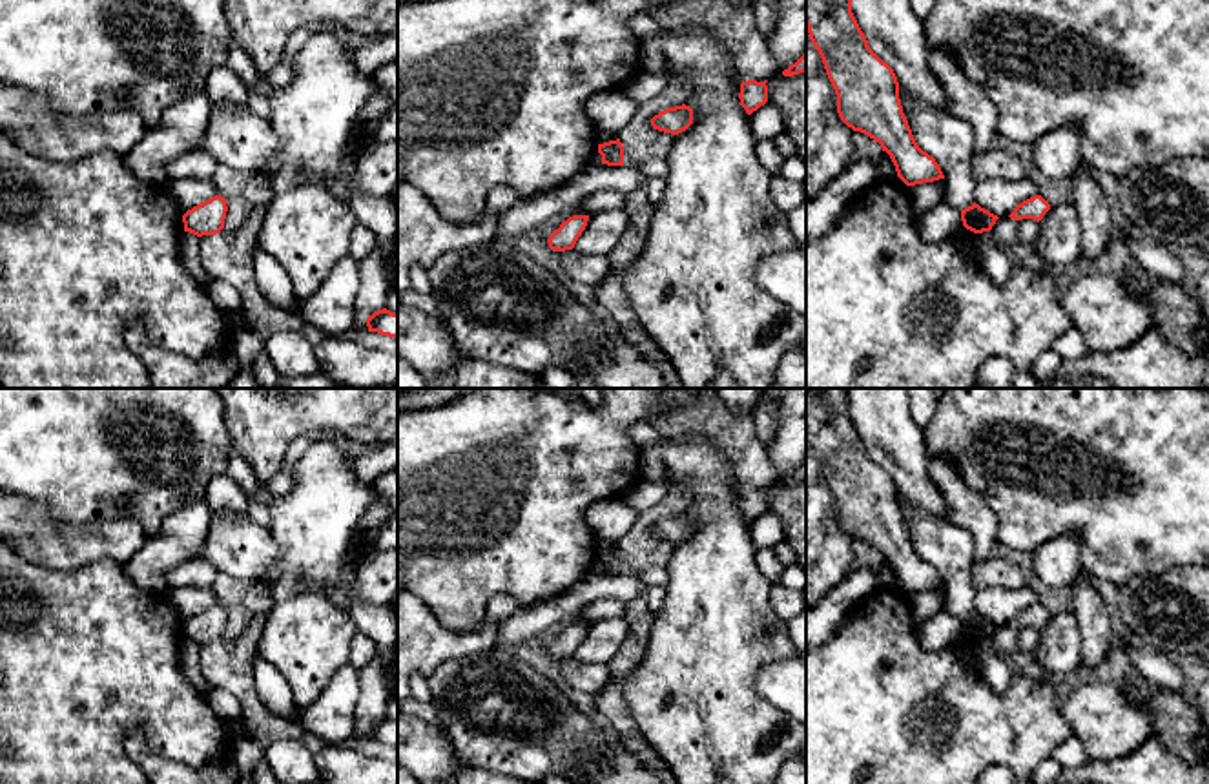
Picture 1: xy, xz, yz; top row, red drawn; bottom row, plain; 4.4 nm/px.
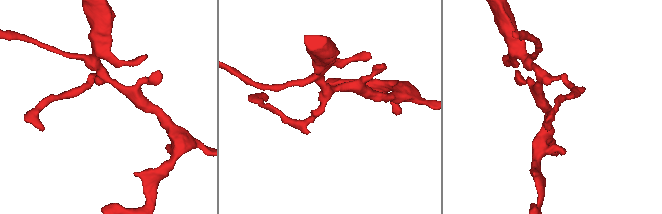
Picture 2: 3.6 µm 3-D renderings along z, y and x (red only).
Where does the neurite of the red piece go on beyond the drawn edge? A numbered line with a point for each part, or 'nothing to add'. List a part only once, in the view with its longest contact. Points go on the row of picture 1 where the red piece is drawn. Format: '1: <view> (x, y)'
nothing to add

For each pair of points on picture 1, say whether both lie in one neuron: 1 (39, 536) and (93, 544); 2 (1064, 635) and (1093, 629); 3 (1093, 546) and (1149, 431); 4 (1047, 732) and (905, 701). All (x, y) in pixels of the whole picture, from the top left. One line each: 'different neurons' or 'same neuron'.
1: same neuron
2: different neurons
3: same neuron
4: same neuron

